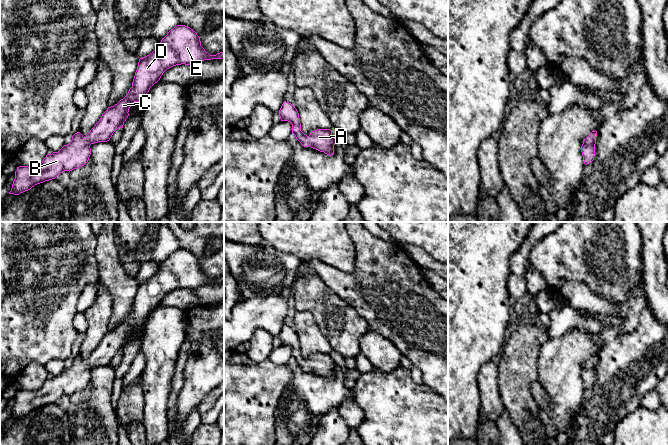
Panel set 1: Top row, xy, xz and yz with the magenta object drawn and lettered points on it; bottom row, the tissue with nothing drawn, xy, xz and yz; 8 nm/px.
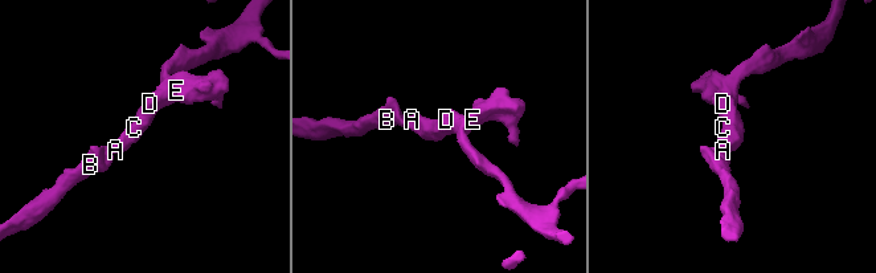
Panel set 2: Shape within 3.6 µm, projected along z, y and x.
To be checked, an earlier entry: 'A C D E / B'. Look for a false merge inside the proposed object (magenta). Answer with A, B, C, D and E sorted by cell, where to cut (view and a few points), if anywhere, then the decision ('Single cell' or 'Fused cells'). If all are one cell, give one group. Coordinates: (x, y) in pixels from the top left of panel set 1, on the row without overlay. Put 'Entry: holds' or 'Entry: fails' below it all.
Groups: A B C D E. No split. Single cell
Entry: fails

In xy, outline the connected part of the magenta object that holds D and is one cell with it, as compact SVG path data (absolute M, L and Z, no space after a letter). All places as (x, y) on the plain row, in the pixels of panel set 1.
M177 249L162 262L158 272L140 282L127 319L114 330L108 331L99 345L84 362L80 356L58 376L47 378L36 391L19 390L9 418L19 419L37 408L55 403L64 395L84 390L91 379L90 369L107 366L118 352L123 352L134 326L143 326L150 312L163 297L176 289L195 289L204 284L224 283L224 275L210 279L201 270L197 257L185 249Z

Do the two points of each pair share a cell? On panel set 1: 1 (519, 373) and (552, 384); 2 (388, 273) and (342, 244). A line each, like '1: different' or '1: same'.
1: different
2: different

